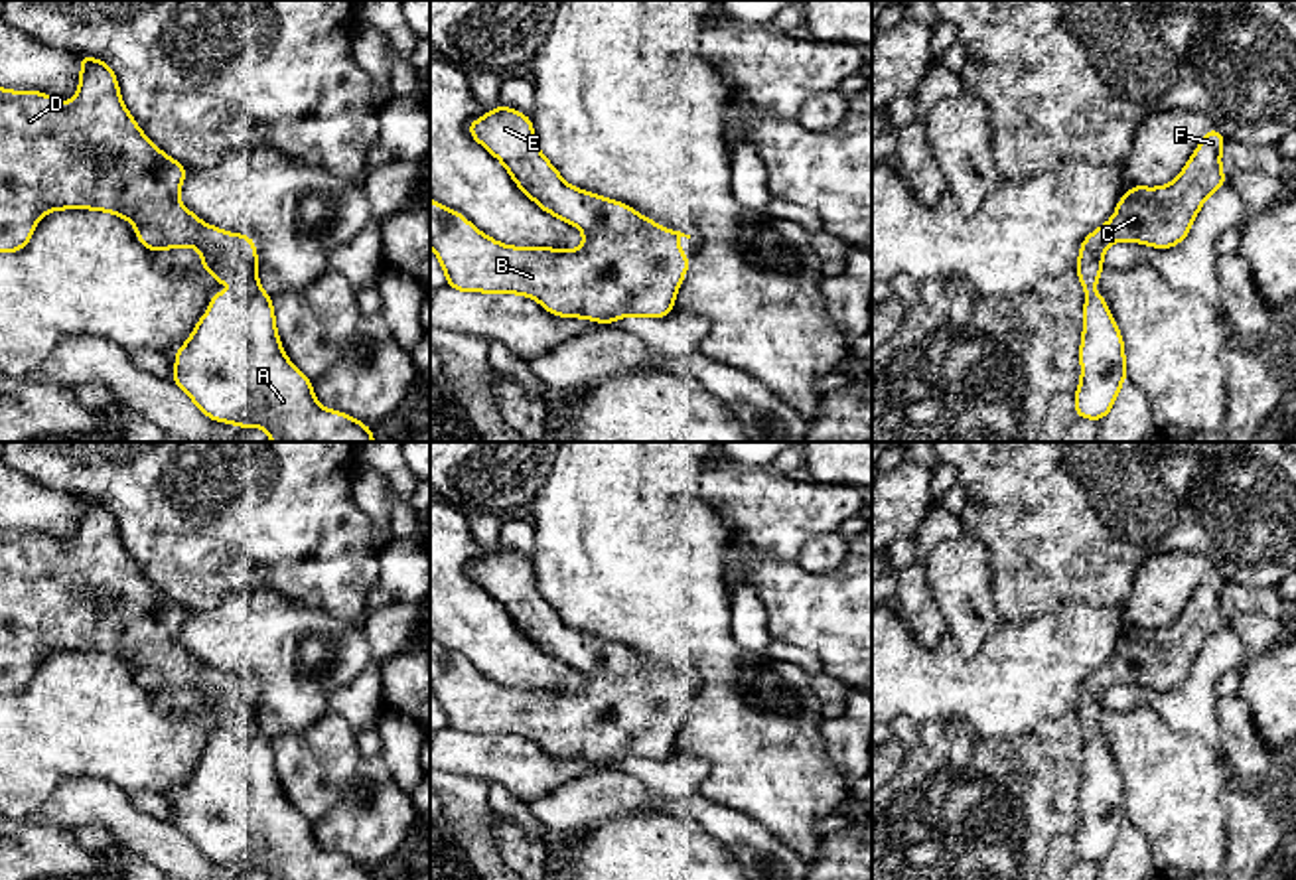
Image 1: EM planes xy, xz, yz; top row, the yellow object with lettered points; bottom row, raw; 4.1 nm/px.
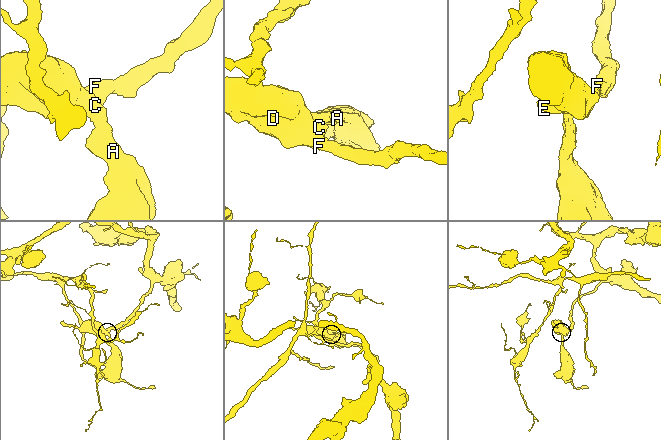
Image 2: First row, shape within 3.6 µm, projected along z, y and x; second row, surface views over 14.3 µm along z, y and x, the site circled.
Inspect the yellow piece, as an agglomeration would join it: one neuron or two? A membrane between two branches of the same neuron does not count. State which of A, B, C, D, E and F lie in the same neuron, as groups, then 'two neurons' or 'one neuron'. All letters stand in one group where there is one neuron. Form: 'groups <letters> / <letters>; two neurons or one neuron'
groups A B C D E F; one neuron

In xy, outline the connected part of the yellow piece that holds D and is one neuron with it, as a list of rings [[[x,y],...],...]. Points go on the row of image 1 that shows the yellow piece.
[[[77,55],[77,59],[81,63],[79,89],[67,105],[47,93],[0,89],[0,253],[22,251],[30,243],[39,217],[59,209],[108,211],[132,221],[138,243],[154,253],[195,247],[203,255],[197,268],[209,270],[215,284],[233,280],[235,292],[209,294],[211,312],[199,316],[189,339],[176,349],[172,381],[213,422],[237,424],[239,430],[256,424],[272,442],[375,442],[371,426],[349,414],[324,408],[314,397],[312,381],[286,357],[276,333],[272,298],[258,282],[254,239],[205,225],[178,201],[187,168],[144,136],[120,99],[118,81],[108,63],[89,55]]]

